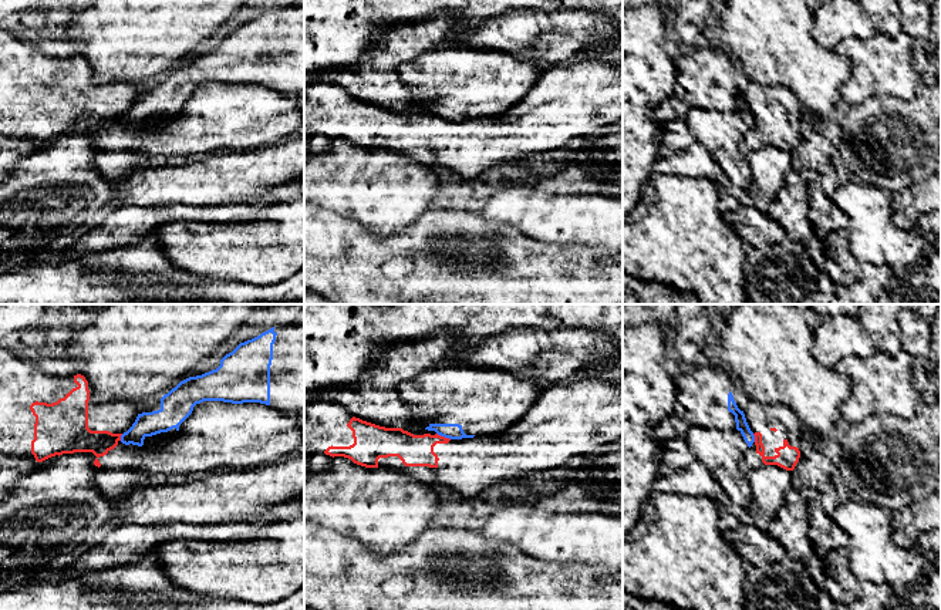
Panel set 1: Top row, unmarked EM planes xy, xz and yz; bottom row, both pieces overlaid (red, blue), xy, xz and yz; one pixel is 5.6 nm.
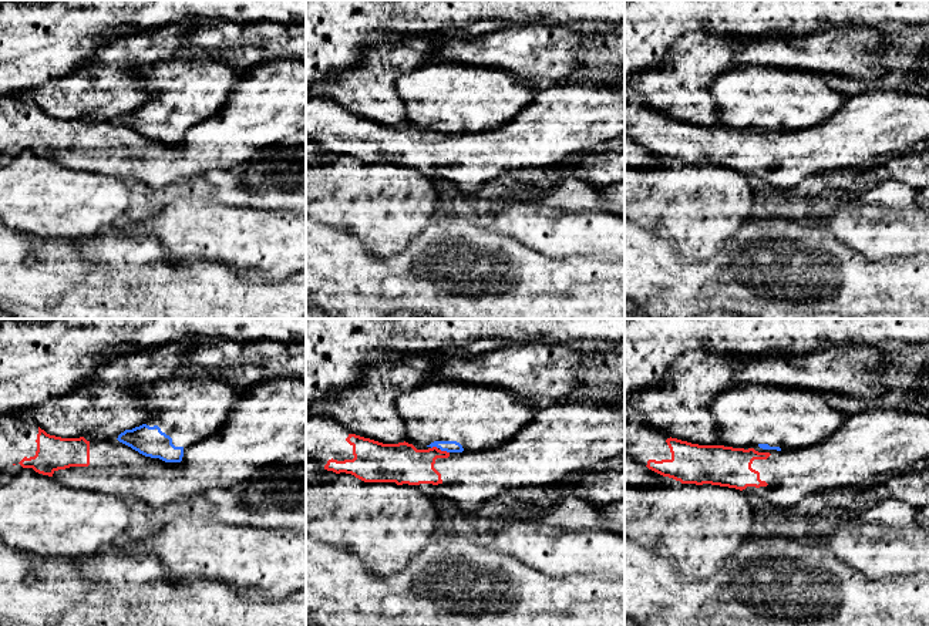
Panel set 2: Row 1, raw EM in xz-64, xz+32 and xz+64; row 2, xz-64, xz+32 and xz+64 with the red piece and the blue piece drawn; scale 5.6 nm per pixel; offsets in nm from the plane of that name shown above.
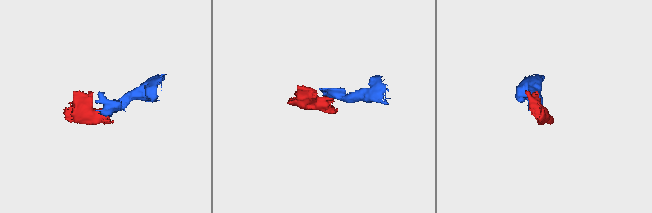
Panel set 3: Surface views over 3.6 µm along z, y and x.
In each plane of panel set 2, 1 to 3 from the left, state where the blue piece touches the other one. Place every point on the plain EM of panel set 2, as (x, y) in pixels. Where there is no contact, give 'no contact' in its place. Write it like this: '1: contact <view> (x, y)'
1: no contact
2: contact xz+32 (444, 133)
3: no contact

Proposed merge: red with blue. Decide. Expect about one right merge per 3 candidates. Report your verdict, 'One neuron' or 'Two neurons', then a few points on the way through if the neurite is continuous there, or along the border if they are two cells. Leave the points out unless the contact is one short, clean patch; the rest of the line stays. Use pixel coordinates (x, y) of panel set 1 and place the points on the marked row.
Two neurons. Boundary: xz (437, 432), (449, 440)

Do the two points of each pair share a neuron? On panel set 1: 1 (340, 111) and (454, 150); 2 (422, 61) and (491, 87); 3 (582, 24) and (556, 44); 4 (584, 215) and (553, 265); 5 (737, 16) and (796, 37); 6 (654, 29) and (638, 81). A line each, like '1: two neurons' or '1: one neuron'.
1: one neuron
2: one neuron
3: one neuron
4: two neurons
5: one neuron
6: one neuron

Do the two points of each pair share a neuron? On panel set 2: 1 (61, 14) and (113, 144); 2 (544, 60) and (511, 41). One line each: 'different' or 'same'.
1: different
2: same

